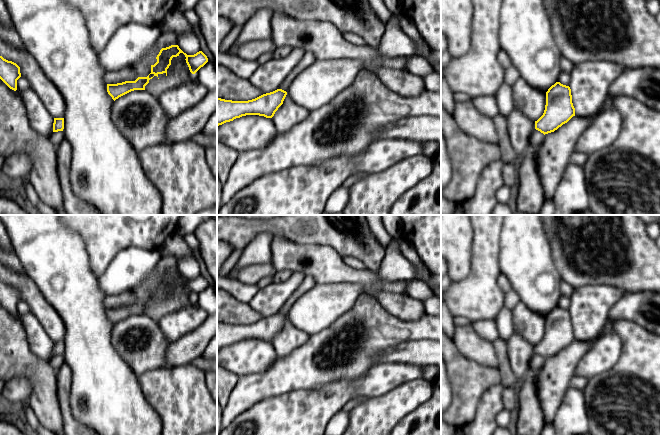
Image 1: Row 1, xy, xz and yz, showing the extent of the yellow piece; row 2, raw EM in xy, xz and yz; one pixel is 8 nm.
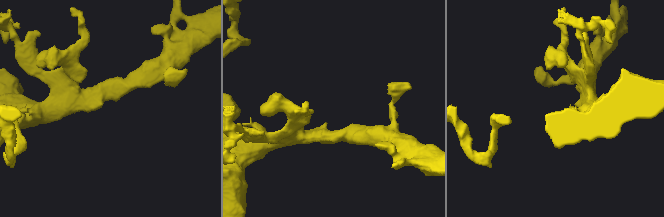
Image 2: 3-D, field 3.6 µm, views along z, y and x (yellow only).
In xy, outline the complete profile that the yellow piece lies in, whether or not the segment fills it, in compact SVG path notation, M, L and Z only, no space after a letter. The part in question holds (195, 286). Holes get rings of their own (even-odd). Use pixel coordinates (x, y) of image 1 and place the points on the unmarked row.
M171 269L166 272L162 272L157 279L157 286L154 289L151 289L151 297L154 300L165 297L167 300L167 293L171 289L171 284L173 281L179 280L180 277L183 277L186 281L186 287L189 291L189 294L192 298L195 298L201 291L203 291L207 286L207 280L199 275L194 279L187 279L184 277L178 269Z

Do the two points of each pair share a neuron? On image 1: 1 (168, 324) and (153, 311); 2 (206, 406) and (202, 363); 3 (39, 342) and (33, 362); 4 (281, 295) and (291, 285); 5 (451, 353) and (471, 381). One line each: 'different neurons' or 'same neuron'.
1: different neurons
2: different neurons
3: different neurons
4: same neuron
5: same neuron

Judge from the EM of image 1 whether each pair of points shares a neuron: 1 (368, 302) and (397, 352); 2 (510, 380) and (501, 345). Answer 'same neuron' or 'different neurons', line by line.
1: different neurons
2: same neuron

